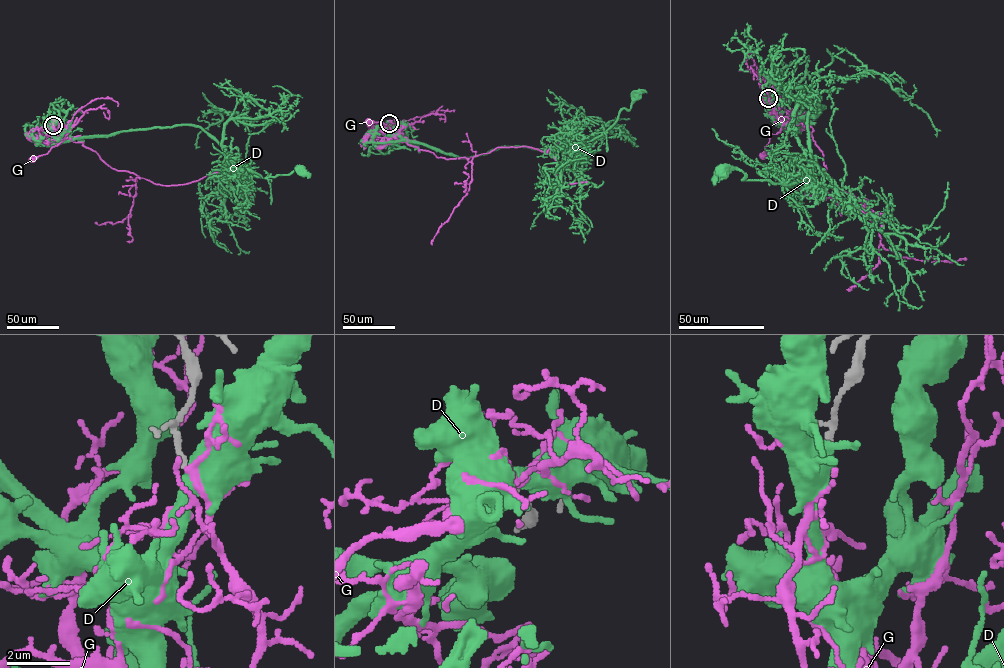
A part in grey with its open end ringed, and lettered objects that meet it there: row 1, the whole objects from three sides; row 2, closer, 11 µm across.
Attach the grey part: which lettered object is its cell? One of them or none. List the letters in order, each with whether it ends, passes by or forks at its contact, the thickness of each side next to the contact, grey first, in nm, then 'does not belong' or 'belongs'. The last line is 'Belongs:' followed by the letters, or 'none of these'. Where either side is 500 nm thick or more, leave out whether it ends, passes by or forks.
D: 190 nm thick on the grey side, 550 nm on the other; does not belong
G: it passes by; 190 nm thick on the grey side, 190 nm on the other; belongs
Belongs: G

